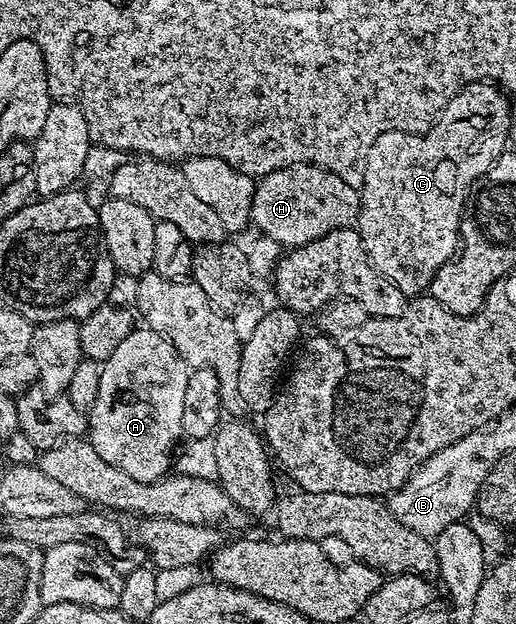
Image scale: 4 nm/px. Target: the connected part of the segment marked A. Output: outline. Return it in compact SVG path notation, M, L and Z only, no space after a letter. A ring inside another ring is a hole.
M135 328L116 347L116 352L112 352L112 356L101 363L100 369L102 375L98 381L96 400L88 411L88 441L96 448L96 452L100 452L100 456L104 456L104 460L108 460L108 464L120 468L120 472L128 472L132 480L154 482L171 469L174 445L182 438L180 419L184 412L188 367L176 348L172 348L172 344L156 331Z

